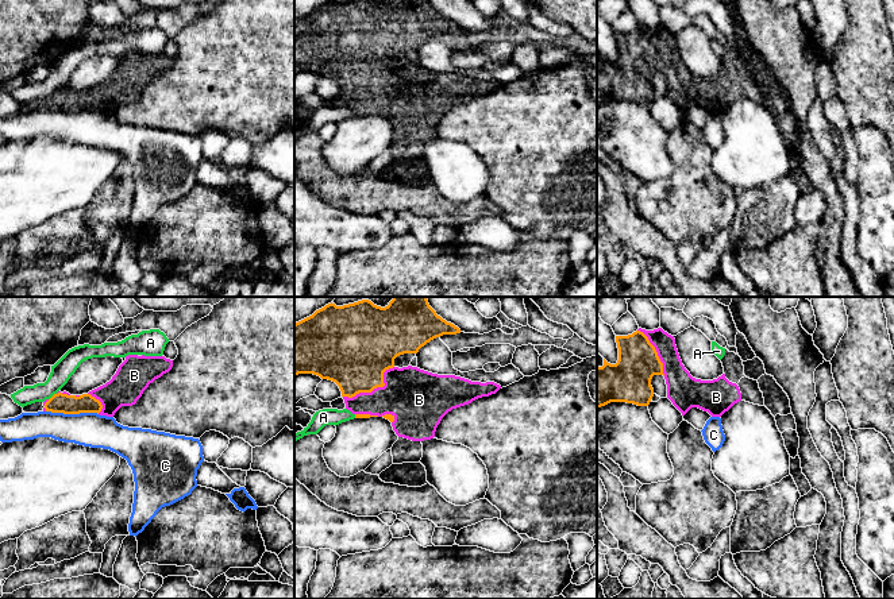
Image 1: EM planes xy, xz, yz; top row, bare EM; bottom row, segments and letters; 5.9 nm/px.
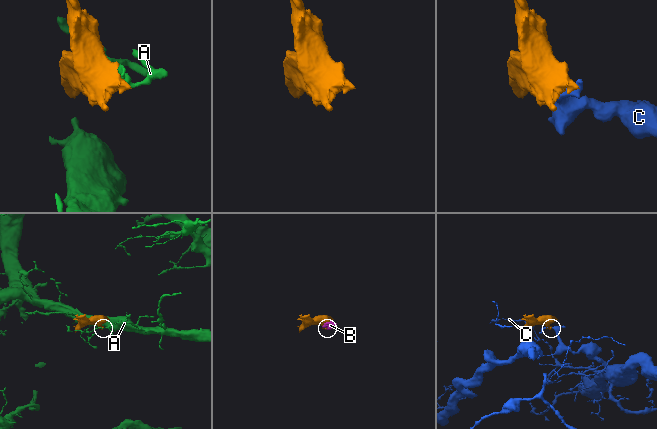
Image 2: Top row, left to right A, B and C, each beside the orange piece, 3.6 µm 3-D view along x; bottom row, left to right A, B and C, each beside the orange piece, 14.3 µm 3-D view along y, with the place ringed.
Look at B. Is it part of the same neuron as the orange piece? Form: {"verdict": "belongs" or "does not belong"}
{"verdict": "belongs"}

